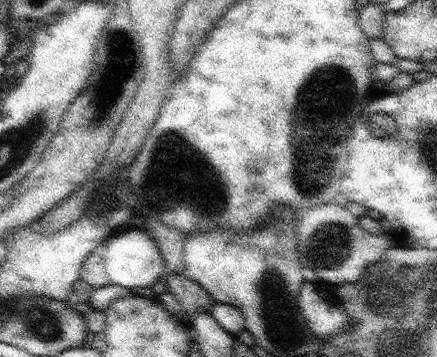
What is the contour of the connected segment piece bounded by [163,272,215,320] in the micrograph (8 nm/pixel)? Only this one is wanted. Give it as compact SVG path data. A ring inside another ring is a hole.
M165 274L163 278L167 282L167 290L169 294L173 294L177 298L177 302L181 304L183 312L189 316L189 320L199 312L211 312L211 308L215 306L215 298L201 288L195 280L185 278L185 274Z

